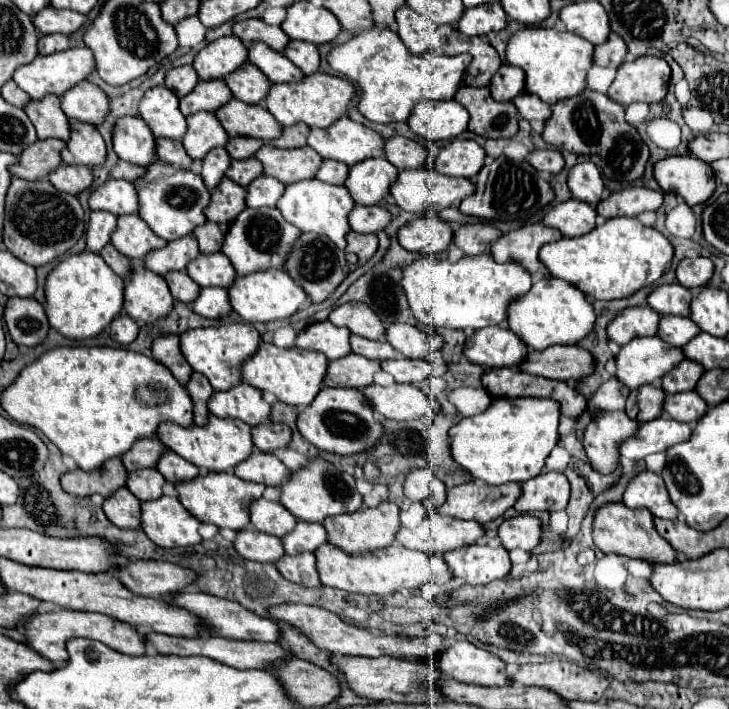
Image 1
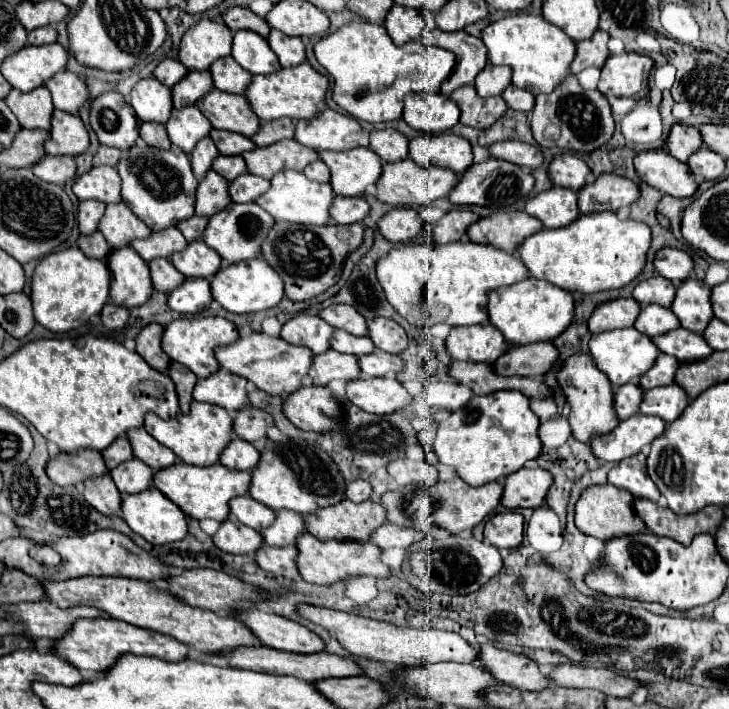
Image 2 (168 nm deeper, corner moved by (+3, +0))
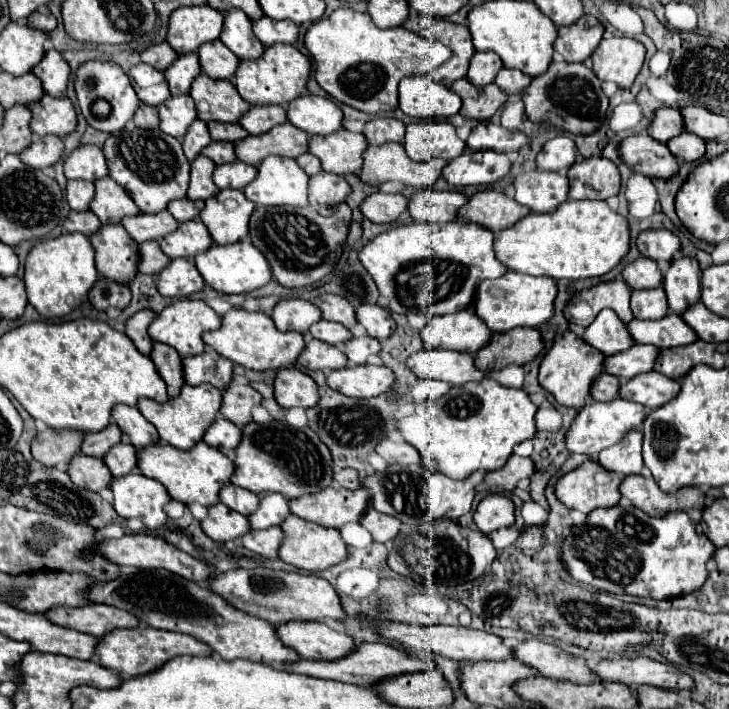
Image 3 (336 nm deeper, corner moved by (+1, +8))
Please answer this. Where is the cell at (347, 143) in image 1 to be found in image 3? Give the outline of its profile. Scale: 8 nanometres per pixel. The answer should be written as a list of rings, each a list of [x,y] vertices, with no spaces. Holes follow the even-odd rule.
[[[300,95],[288,105],[288,121],[308,135],[328,135],[342,127],[342,111],[328,97]]]

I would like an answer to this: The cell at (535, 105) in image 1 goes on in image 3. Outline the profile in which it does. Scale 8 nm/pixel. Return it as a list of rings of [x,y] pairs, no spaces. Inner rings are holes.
[[[502,67],[502,69],[498,71],[494,83],[496,83],[504,93],[508,93],[508,95],[512,95],[512,93],[522,95],[524,89],[530,85],[530,81],[532,81],[532,77],[522,75],[522,71],[514,71],[514,69]]]

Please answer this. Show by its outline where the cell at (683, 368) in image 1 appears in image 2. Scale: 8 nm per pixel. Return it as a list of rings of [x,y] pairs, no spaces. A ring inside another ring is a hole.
[[[662,353],[656,359],[656,365],[640,377],[640,387],[642,389],[652,389],[652,387],[672,385],[674,377],[676,377],[676,367],[680,367],[680,363],[672,355]]]

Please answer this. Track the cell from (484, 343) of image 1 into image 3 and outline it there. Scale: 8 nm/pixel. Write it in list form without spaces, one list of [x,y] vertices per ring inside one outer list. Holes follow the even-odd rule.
[[[464,309],[452,315],[430,317],[420,335],[426,347],[474,353],[488,343],[492,331],[472,309]]]

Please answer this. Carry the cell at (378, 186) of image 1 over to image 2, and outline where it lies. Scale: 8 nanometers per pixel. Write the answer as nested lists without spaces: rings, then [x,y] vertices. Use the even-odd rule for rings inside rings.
[[[368,147],[350,151],[322,151],[322,161],[330,167],[330,185],[336,195],[362,197],[370,185],[376,185],[382,173],[382,159]]]

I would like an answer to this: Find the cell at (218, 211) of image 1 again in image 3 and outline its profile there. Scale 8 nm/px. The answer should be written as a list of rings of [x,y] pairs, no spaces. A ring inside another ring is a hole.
[[[198,155],[192,163],[190,163],[190,185],[188,185],[188,199],[196,201],[202,199],[206,201],[208,197],[218,193],[218,187],[212,181],[212,173],[214,173],[214,163],[210,159],[206,159],[204,155]]]

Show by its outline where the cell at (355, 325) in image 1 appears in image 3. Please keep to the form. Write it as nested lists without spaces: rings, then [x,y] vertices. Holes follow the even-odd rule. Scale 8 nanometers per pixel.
[[[318,295],[314,299],[314,305],[322,311],[322,319],[326,319],[326,321],[340,323],[348,329],[352,329],[356,325],[354,307],[350,303],[346,303],[346,299],[342,299],[340,295]]]

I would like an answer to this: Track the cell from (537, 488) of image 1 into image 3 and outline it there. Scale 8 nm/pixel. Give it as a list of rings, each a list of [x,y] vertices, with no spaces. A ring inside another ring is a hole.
[[[512,455],[498,471],[486,473],[482,489],[490,493],[510,493],[520,479],[528,479],[534,473],[534,463],[528,457]]]

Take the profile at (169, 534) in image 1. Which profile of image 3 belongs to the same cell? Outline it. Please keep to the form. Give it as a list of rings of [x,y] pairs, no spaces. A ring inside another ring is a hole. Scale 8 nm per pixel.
[[[132,473],[114,477],[110,489],[114,495],[114,509],[120,517],[138,517],[152,531],[168,521],[164,505],[170,501],[170,495],[156,479]]]

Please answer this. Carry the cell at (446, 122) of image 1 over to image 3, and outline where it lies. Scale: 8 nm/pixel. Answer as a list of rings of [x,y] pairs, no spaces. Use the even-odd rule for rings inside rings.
[[[430,75],[402,77],[398,87],[398,107],[416,119],[450,117],[460,111],[460,97]]]

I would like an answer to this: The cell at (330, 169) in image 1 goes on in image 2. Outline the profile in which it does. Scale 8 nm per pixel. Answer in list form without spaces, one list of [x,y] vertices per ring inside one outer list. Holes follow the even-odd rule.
[[[322,159],[310,163],[306,169],[304,169],[304,175],[312,181],[318,181],[318,183],[328,183],[330,181],[330,171],[326,167],[326,163]]]

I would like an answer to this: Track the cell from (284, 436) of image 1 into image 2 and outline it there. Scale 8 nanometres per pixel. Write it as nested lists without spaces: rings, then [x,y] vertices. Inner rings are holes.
[[[246,407],[244,411],[238,411],[238,415],[234,417],[234,433],[250,443],[266,439],[268,425],[274,425],[272,417],[266,411],[254,407]]]

